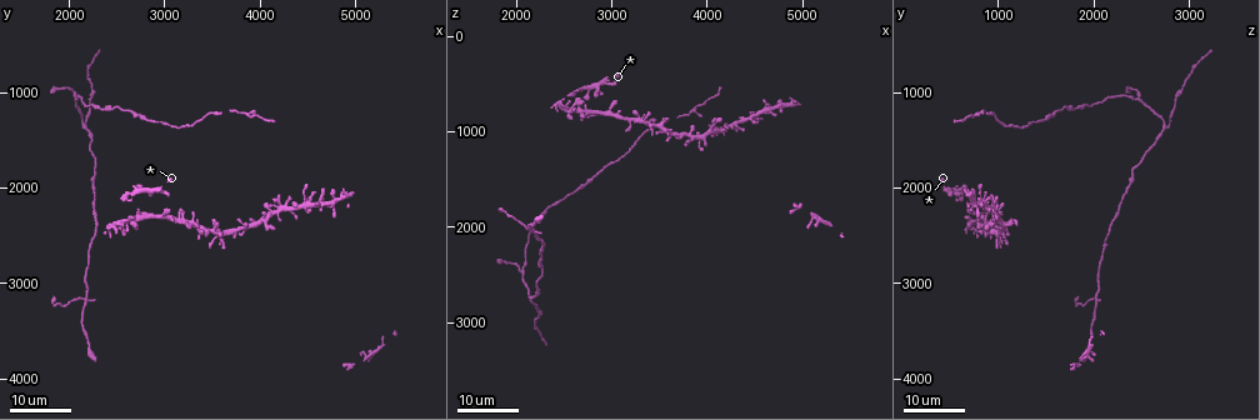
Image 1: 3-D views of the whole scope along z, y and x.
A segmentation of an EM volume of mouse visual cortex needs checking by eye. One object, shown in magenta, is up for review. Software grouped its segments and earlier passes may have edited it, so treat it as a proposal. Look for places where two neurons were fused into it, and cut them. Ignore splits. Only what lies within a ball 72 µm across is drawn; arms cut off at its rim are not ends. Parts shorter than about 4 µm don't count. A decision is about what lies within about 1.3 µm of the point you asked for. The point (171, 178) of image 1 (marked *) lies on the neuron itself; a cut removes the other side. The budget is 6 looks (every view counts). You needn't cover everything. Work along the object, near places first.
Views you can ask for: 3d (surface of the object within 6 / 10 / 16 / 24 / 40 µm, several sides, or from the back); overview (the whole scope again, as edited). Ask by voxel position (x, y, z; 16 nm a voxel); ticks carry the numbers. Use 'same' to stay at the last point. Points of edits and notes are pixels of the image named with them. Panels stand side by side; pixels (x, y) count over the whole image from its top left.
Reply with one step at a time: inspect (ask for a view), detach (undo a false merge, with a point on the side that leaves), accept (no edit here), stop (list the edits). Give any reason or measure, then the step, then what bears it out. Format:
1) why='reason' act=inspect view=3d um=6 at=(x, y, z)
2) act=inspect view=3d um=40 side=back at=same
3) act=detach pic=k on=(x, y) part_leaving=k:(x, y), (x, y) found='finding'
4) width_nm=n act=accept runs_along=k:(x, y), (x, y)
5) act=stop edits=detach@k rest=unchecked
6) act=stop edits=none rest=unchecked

why='small branch off a trunk' act=inspect view=3d um=24 at=(4460, 2180, 860)

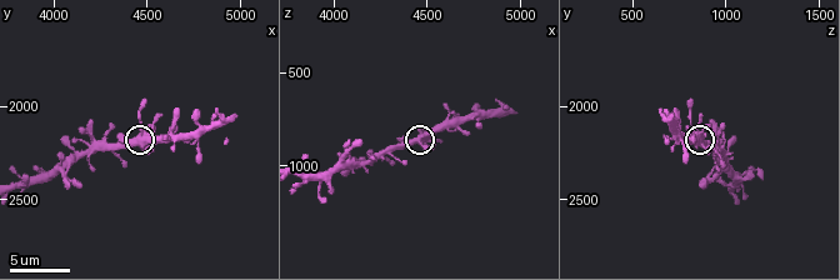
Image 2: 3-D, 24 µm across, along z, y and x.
why='closer look' act=inspect view=3d um=6 at=same

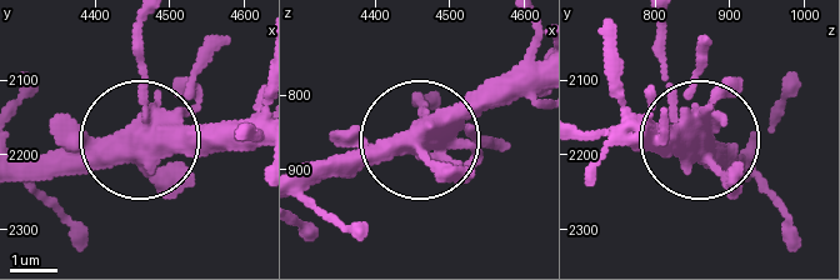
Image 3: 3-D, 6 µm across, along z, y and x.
width_nm=440 act=accept runs_along=3:(23, 171), (95, 159), (139, 135), (143, 28) found='continuous, no second neuron'

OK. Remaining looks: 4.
why='four-way junction' act=inspect view=3d um=24 at=(2180, 3200, 2000)

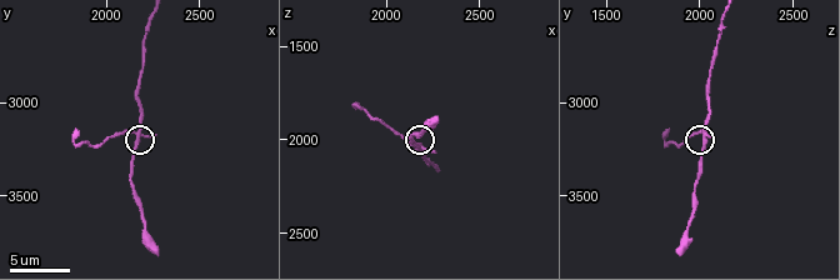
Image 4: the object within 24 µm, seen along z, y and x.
why='closer look' act=inspect view=3d um=10 at=(2160, 3180, 2040)

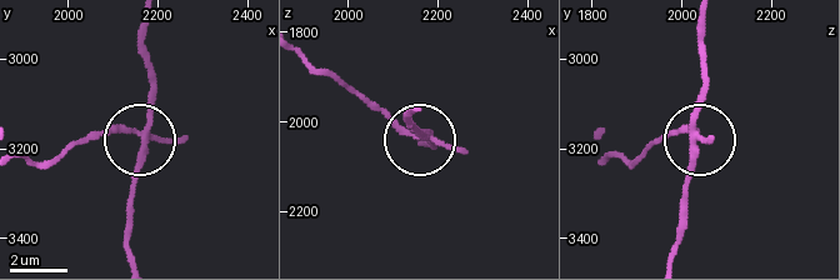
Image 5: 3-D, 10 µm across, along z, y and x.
width_nm=240 act=detach pic=5 on=(184, 143) part_leaving=5:(144, 133), (96, 133), (54, 158), (25, 160) found='two neurons meet here'

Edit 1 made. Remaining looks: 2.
why='three-way junction' act=inspect view=3d um=24 at=(2140, 1340, 2720)

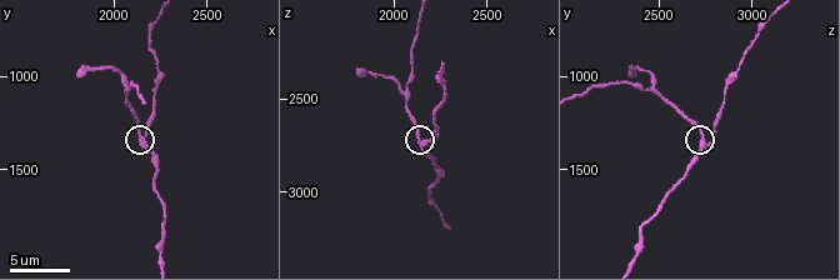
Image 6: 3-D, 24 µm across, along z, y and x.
act=inspect view=3d um=10 at=(2160, 1380, 2740)

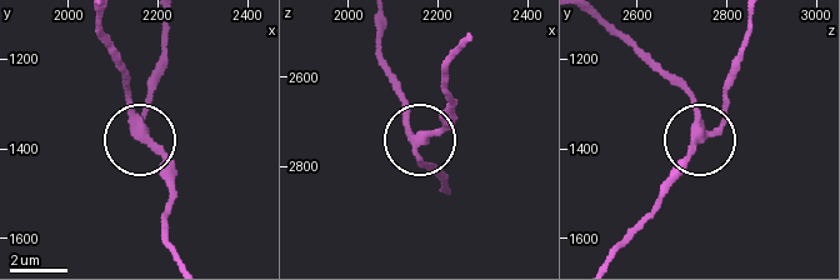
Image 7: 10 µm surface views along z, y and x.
act=accept runs_along=7:(96, 20), (123, 73), (138, 134), (151, 81) found='one neuron here'

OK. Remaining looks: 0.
act=stop edits=detach@5 rest=unchecked

